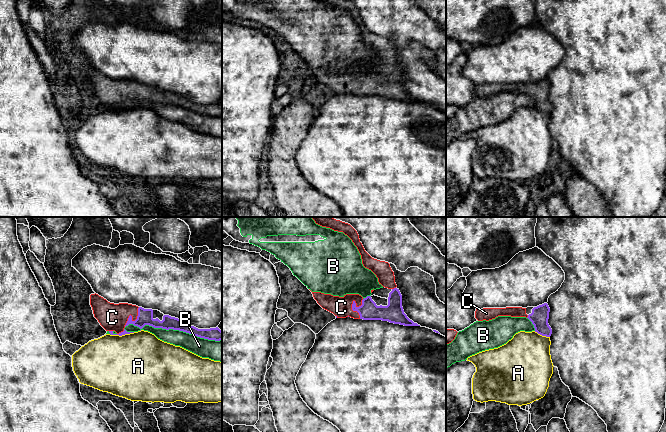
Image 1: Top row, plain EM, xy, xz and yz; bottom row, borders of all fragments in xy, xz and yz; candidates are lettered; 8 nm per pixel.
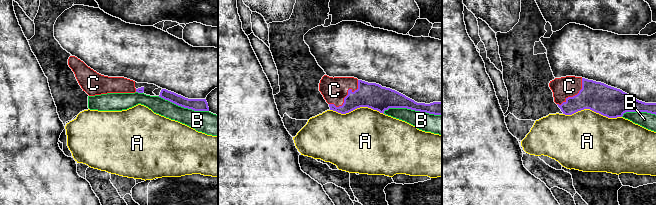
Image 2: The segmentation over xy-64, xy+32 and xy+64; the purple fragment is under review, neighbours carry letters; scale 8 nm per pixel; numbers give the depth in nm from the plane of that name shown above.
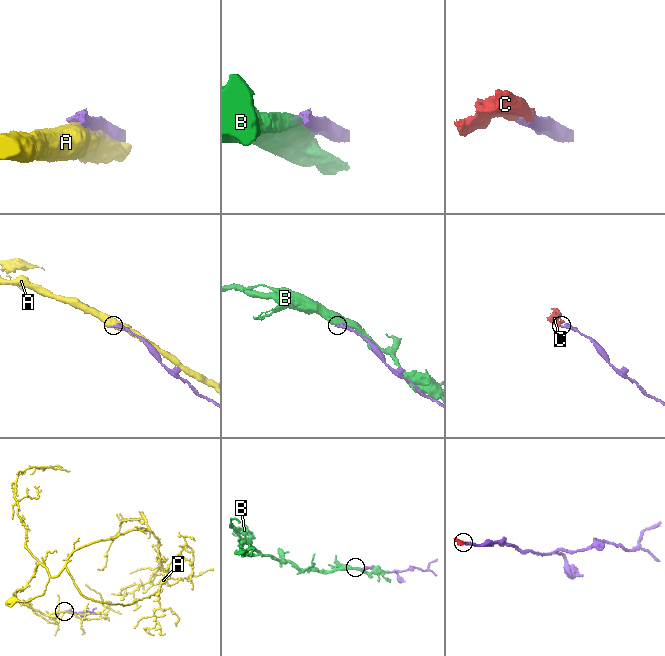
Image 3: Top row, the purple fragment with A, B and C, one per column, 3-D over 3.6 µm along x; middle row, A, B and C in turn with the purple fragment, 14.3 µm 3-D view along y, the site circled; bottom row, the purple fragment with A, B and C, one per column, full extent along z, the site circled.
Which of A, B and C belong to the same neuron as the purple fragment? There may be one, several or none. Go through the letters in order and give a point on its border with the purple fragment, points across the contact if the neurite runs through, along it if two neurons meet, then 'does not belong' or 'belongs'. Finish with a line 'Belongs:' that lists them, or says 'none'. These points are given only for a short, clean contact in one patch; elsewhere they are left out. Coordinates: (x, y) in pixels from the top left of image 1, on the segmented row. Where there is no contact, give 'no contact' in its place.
A: meets purple in yz at (542, 335); does not belong
B: meets purple in xy at (173, 329); does not belong
C: meets purple in xz at (353, 310); belongs
Belongs: C

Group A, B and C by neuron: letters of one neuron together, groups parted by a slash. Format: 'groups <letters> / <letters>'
groups A / B / C

